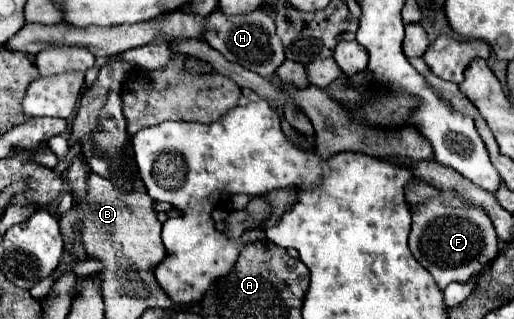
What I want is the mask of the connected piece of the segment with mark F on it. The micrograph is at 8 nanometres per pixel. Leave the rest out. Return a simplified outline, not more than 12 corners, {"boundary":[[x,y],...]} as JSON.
{"boundary":[[452,190],[412,204],[412,256],[444,290],[498,254],[488,212]]}

